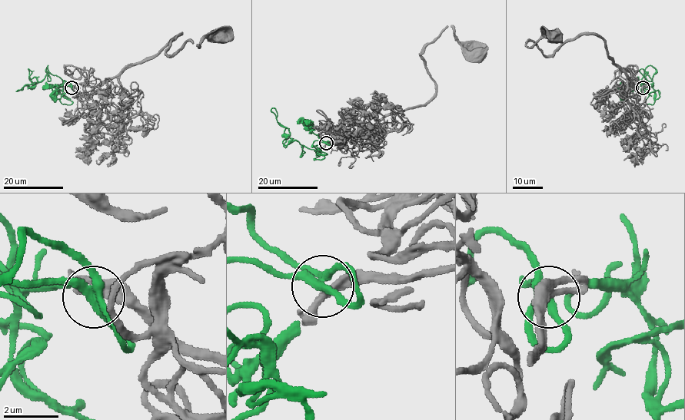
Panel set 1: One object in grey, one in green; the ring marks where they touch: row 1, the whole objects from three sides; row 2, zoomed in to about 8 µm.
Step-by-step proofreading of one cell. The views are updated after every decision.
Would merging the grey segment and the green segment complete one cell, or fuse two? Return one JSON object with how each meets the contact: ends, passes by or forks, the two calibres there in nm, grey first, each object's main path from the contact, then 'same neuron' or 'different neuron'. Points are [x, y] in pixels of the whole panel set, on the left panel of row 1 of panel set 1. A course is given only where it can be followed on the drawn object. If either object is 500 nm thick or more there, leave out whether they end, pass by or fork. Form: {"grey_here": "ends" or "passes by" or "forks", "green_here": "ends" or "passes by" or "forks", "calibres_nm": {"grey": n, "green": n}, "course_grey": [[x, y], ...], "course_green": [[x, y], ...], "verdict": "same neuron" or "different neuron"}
{"grey_here": "passes by", "green_here": "forks", "calibres_nm": {"grey": 300, "green": 320}, "course_grey": [[71, 87], [89, 94], [153, 58], [179, 34], [167, 54], [187, 41], [199, 47], [209, 36], [223, 36]], "course_green": [[71, 87], [58, 86], [65, 89], [60, 77], [49, 73], [40, 81], [34, 77], [18, 90]], "verdict": "same neuron"}

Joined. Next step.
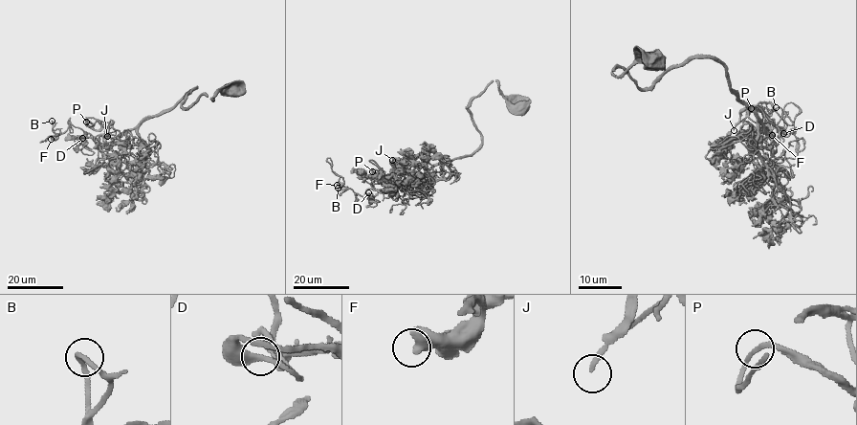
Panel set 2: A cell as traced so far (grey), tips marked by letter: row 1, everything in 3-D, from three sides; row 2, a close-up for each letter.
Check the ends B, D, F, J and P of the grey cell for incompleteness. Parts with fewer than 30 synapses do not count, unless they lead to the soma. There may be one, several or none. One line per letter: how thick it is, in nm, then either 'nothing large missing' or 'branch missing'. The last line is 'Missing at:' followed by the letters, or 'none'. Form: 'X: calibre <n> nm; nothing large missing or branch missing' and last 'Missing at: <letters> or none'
B: calibre 170 nm; nothing large missing
D: calibre 280 nm; nothing large missing
F: calibre 550 nm; nothing large missing
J: calibre 180 nm; branch missing
P: calibre 160 nm; branch missing
Missing at: J, P

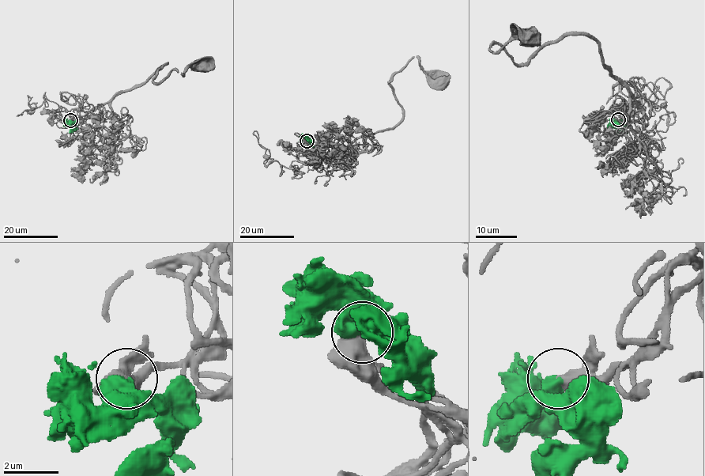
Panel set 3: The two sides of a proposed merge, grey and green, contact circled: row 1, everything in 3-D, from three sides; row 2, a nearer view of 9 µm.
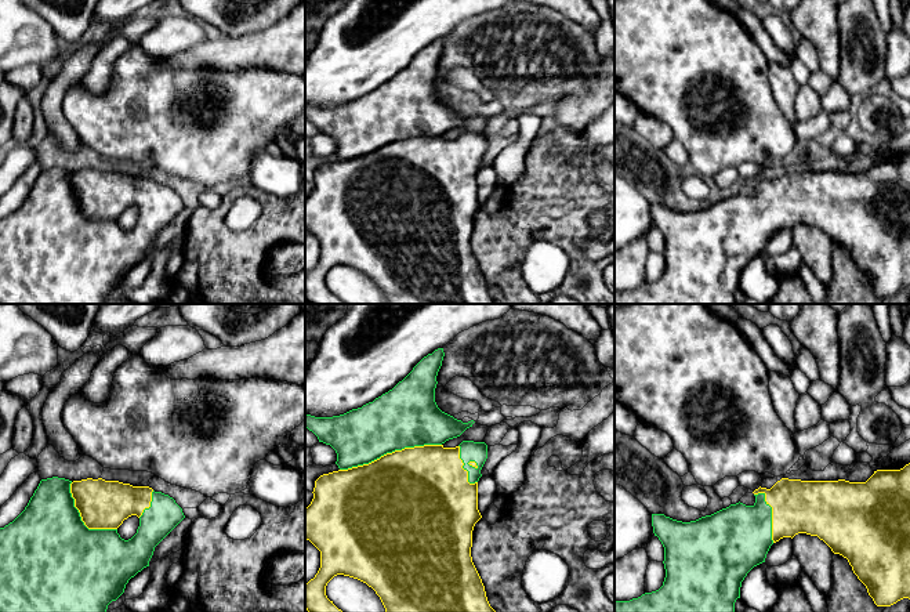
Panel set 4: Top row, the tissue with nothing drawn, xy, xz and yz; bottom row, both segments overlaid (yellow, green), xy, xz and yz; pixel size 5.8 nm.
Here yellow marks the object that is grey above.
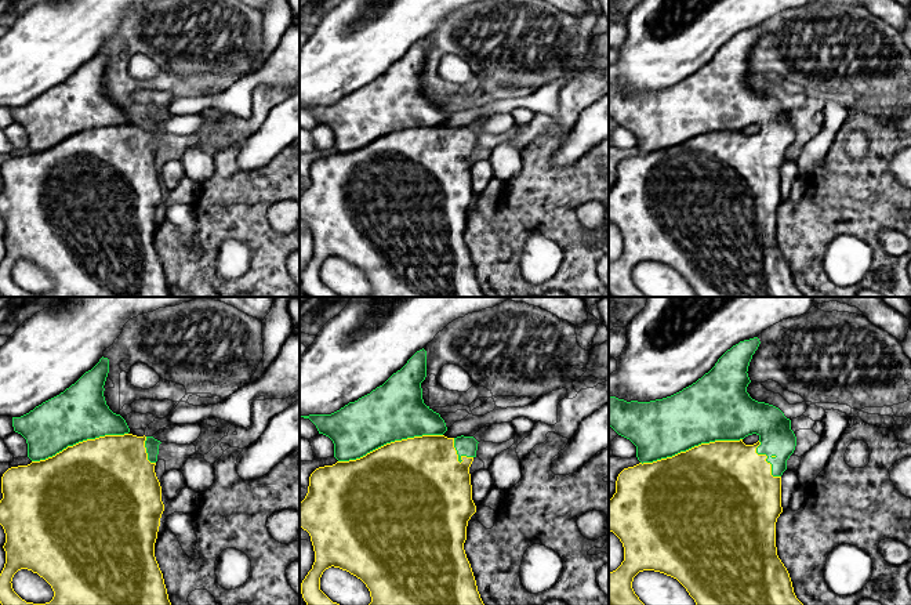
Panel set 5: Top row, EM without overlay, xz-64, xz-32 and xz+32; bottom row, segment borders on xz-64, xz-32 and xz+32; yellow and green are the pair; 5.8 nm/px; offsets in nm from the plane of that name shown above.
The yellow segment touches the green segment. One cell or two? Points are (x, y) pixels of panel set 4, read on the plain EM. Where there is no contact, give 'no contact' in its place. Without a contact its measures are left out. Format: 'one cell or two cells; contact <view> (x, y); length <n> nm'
one cell; contact xz (390, 144); length 600 nm

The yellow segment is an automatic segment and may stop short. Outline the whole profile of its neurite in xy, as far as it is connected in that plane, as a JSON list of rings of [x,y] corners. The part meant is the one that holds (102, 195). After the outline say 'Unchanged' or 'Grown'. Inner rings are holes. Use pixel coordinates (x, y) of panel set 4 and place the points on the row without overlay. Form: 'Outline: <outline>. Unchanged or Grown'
Outline: [[[65,169],[41,170],[25,200],[8,216],[0,218],[0,304],[106,304],[108,296],[116,291],[126,279],[126,275],[144,258],[149,257],[155,238],[185,209],[182,199],[173,188],[162,182],[155,182],[149,177],[133,177],[119,171],[105,171],[102,169],[69,171]],[[131,206],[139,209],[137,224],[124,231],[117,224],[117,218]]]. Grown

